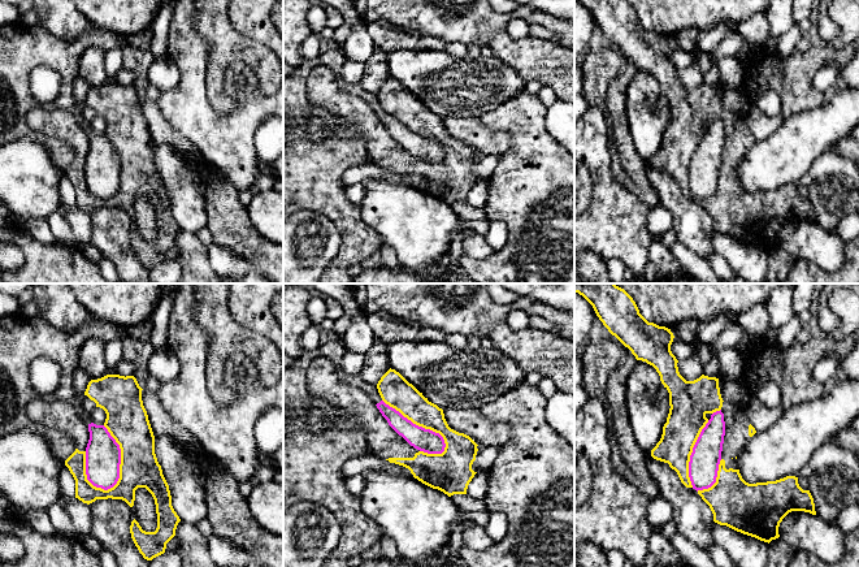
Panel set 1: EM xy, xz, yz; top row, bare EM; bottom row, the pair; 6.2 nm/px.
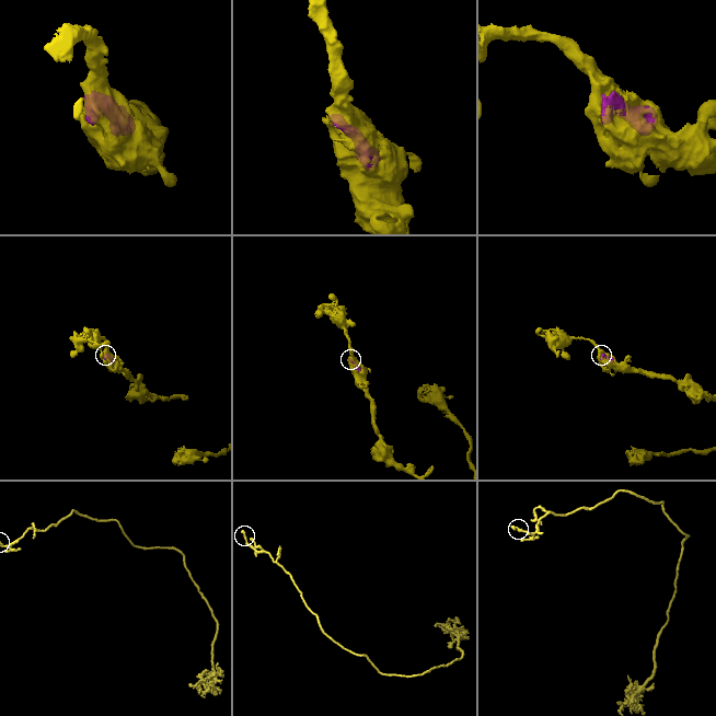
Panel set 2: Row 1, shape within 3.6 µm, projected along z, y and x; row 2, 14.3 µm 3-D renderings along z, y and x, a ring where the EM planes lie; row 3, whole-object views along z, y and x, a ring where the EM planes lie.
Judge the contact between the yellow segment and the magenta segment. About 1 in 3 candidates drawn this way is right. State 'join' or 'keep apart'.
keep apart

